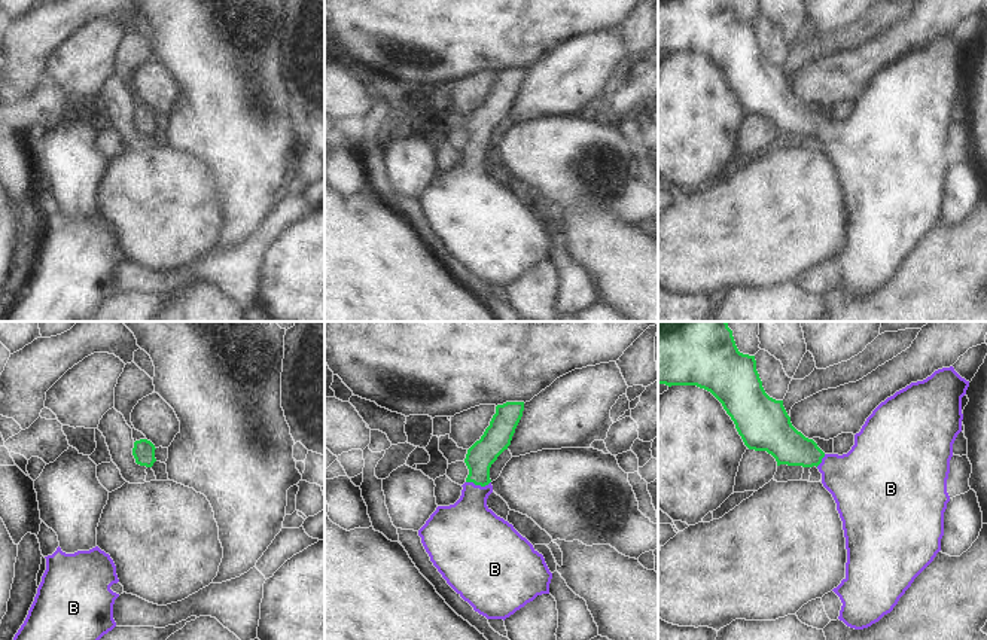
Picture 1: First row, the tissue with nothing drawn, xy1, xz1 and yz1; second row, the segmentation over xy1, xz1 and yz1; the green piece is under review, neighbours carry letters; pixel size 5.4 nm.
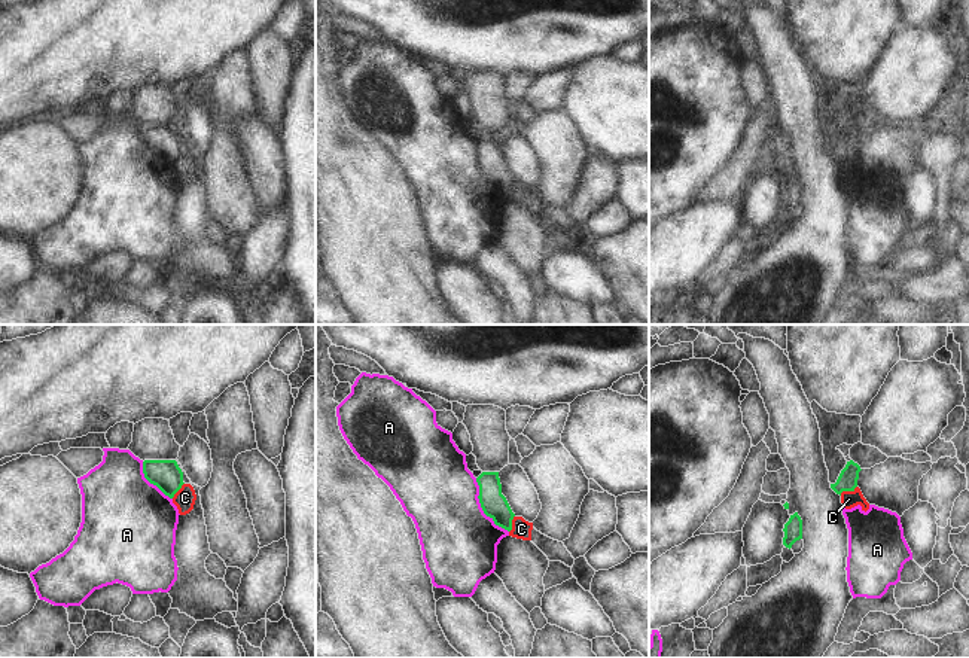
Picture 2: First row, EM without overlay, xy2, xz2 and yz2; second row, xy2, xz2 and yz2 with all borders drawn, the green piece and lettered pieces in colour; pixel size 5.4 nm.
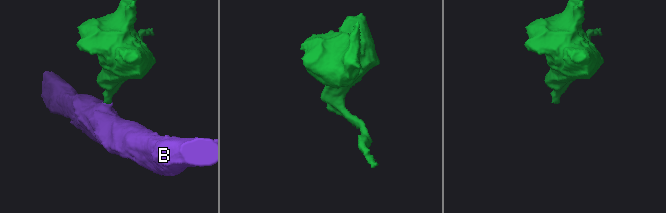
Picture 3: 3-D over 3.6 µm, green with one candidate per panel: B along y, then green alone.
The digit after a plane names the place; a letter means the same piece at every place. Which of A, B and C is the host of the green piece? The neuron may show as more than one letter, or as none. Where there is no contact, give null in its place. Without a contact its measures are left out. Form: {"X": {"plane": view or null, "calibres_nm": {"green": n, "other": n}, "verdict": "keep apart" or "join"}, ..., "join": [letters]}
{"A": {"plane": "xz2", "calibres_nm": {"green": 140, "other": 420}, "verdict": "keep apart"}, "B": {"plane": "xz1", "calibres_nm": {"green": 150, "other": 320}, "verdict": "join"}, "C": {"plane": "yz2", "calibres_nm": {"green": 110, "other": 90}, "verdict": "keep apart"}, "join": ["B"]}

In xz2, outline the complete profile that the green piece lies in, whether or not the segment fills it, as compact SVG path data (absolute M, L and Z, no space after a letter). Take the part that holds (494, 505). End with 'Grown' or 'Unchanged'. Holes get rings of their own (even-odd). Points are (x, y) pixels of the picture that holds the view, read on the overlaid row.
M482 472L476 478L476 482L479 485L478 499L484 514L490 517L496 526L511 531L515 514L502 494L499 472Z. Unchanged

